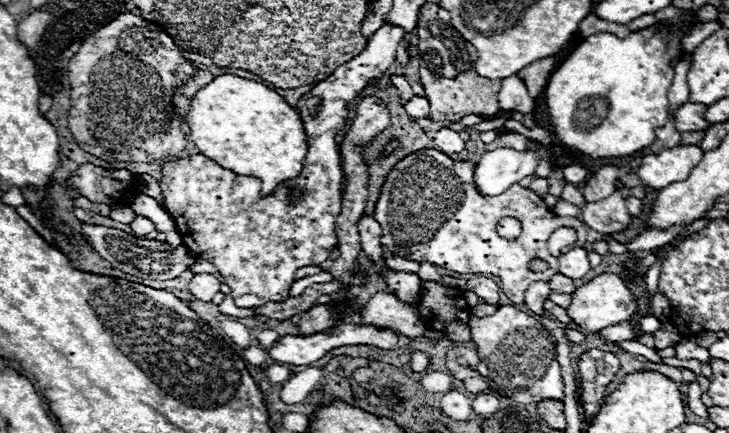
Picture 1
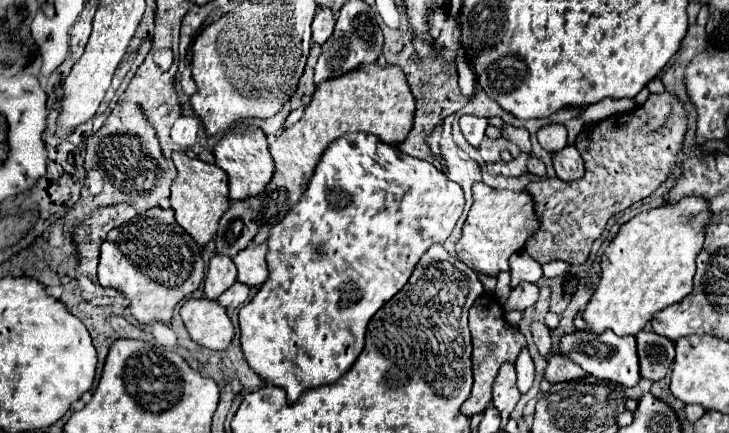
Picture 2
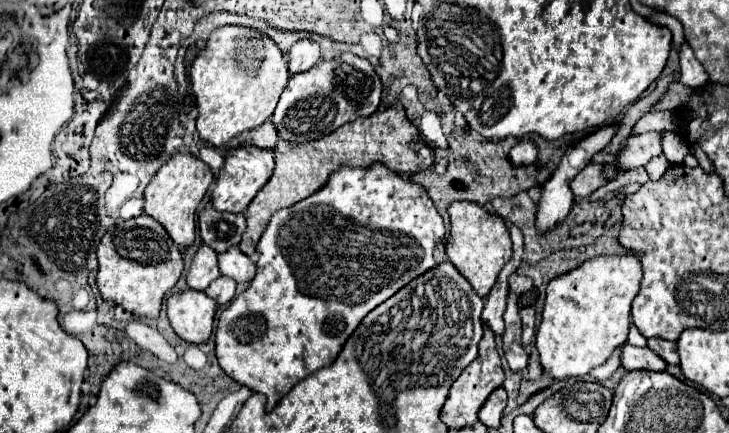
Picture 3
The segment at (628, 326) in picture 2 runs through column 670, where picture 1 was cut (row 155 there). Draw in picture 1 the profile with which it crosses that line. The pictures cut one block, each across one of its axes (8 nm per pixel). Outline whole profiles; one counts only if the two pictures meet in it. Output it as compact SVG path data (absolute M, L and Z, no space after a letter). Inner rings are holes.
M236 74L216 76L194 94L184 120L190 126L190 140L200 154L236 174L260 178L262 196L270 196L282 180L294 178L302 170L308 146L304 124L298 112L263 83Z

